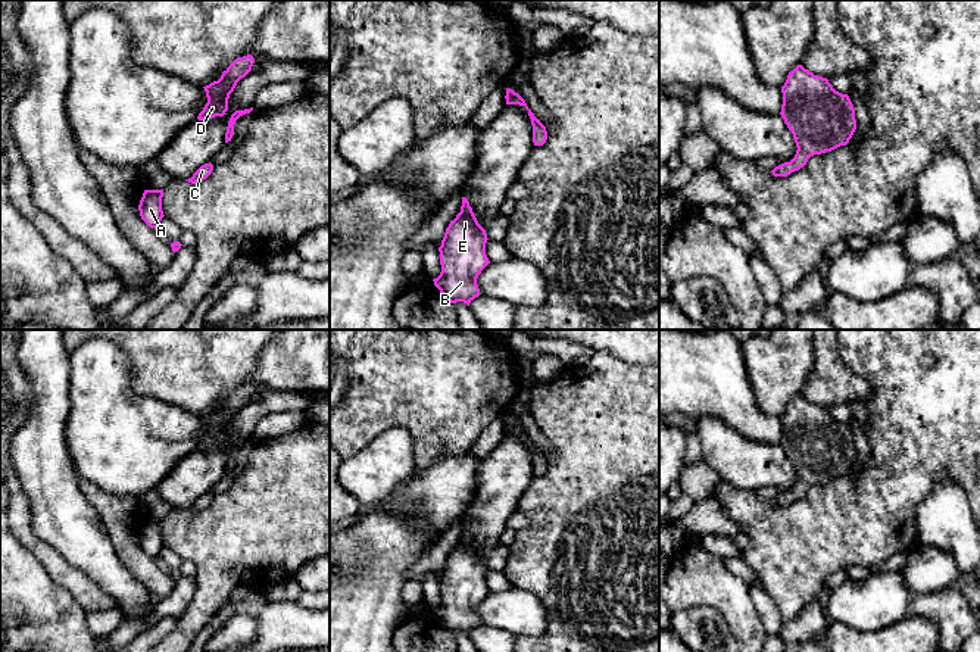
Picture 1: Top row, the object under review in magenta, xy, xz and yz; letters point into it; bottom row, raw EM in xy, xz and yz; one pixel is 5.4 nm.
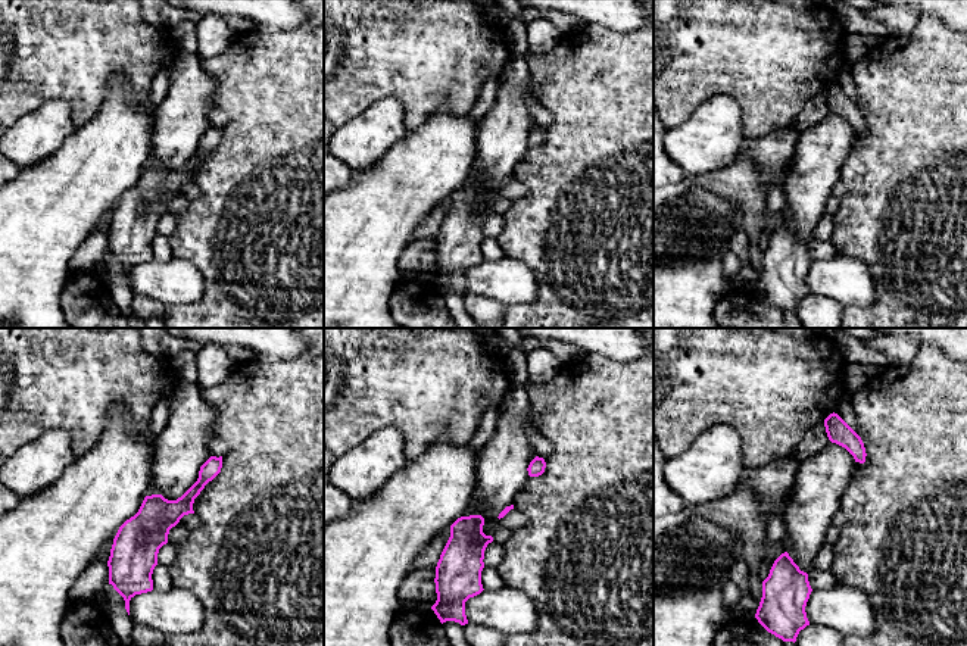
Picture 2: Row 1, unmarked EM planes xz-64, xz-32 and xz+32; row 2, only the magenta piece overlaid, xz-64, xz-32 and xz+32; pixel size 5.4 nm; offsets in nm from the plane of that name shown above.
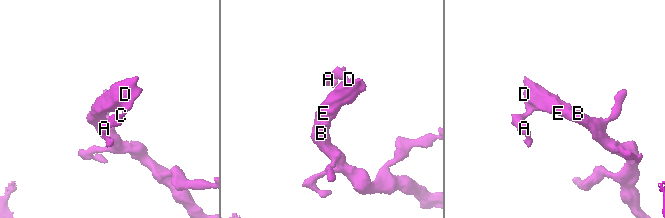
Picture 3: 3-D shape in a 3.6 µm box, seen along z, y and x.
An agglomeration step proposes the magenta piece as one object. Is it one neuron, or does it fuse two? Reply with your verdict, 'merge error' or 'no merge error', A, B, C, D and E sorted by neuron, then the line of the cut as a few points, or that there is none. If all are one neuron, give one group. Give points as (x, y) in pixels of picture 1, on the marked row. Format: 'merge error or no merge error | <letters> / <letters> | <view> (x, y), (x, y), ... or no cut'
no merge error | A B C D E | no cut

